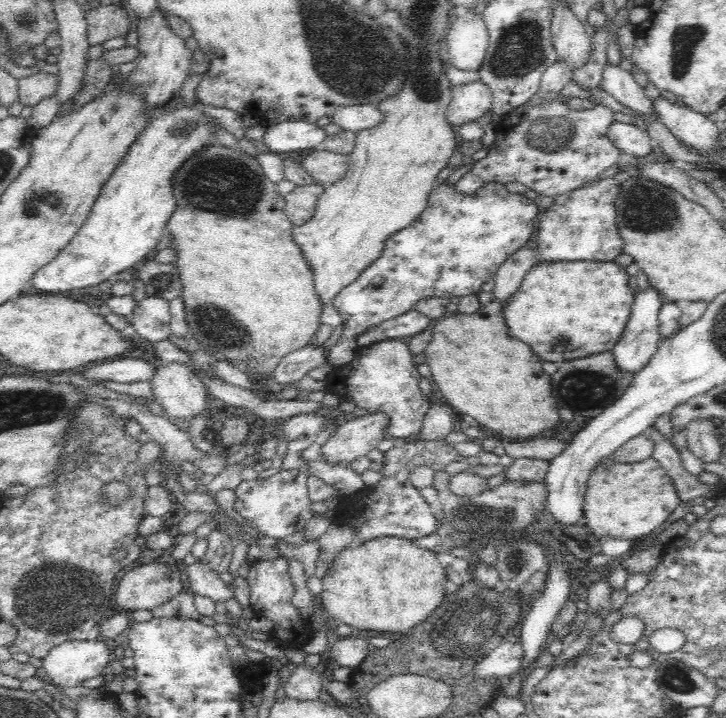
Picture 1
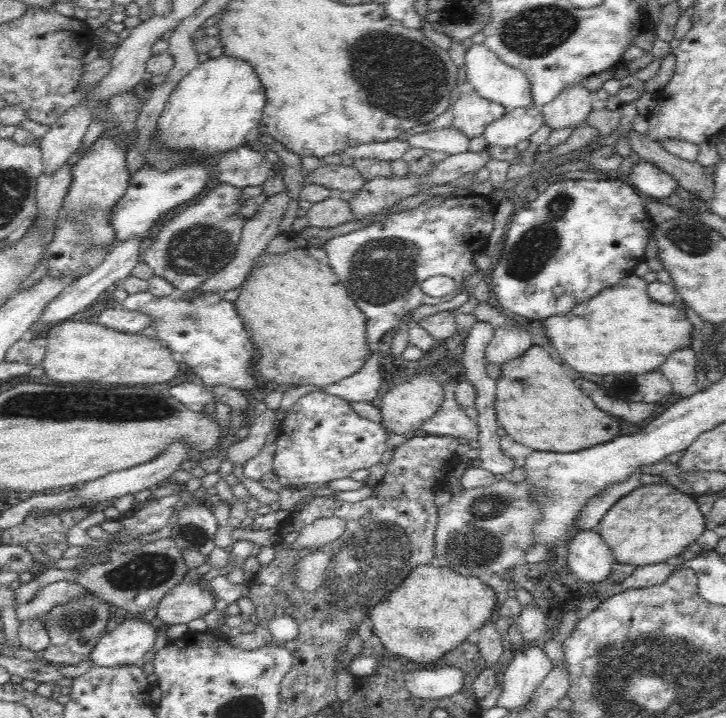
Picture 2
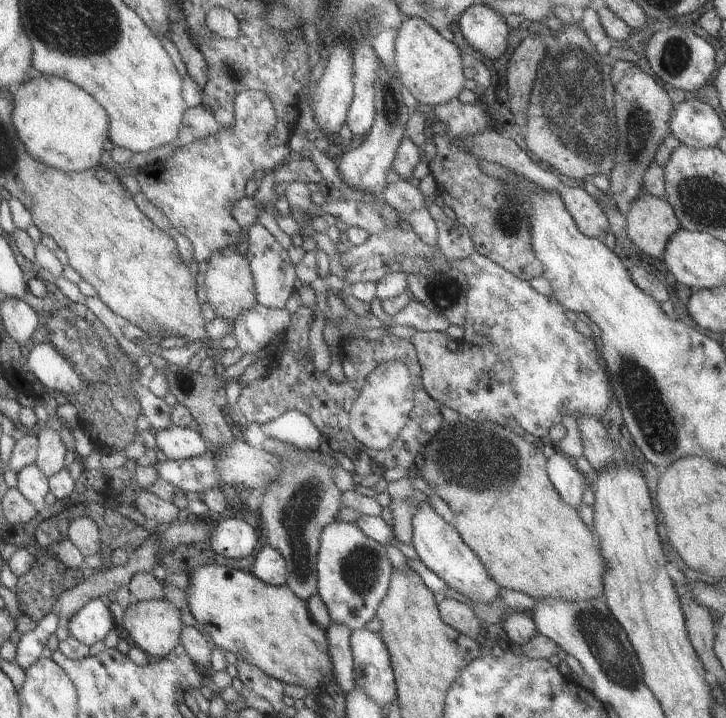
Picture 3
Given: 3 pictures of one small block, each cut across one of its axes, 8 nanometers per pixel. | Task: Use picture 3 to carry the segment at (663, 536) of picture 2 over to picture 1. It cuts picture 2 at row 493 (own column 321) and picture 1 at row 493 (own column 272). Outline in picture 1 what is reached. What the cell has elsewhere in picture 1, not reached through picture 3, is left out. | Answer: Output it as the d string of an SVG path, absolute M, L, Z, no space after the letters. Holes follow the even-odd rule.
M652 457L632 464L598 465L588 477L584 501L585 527L596 538L633 542L652 535L680 506L673 480Z

